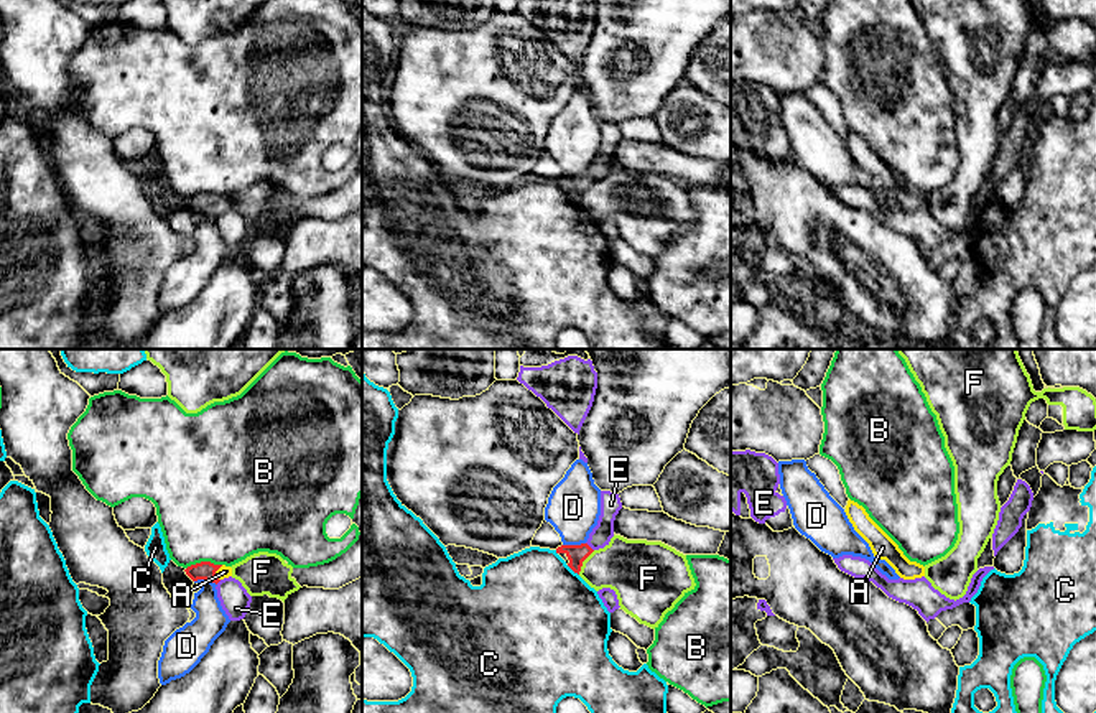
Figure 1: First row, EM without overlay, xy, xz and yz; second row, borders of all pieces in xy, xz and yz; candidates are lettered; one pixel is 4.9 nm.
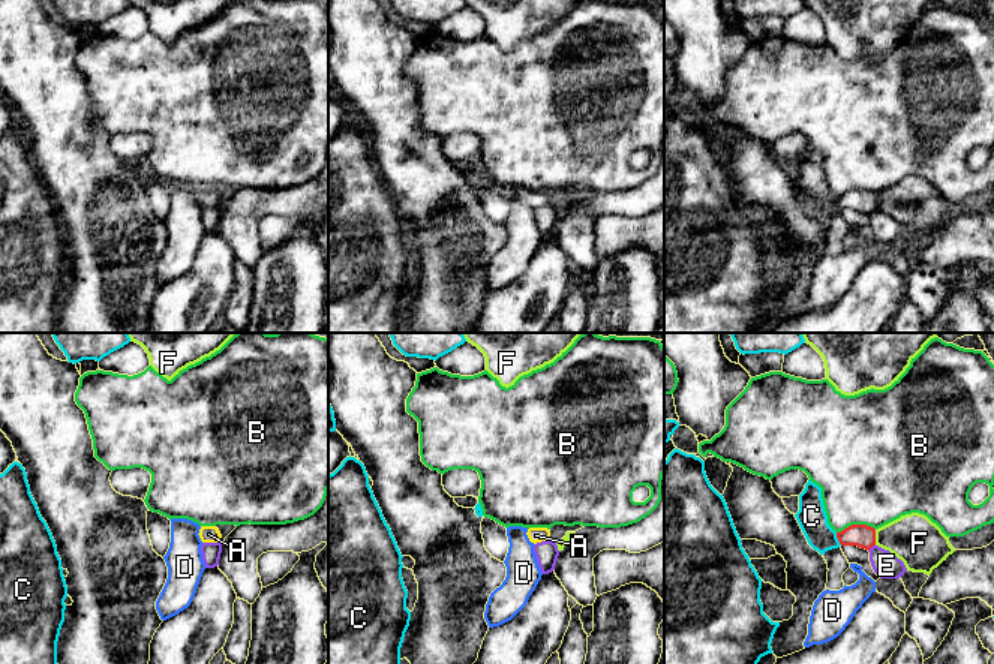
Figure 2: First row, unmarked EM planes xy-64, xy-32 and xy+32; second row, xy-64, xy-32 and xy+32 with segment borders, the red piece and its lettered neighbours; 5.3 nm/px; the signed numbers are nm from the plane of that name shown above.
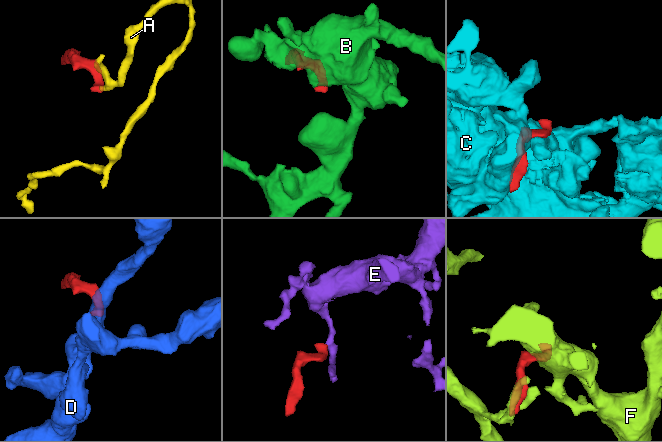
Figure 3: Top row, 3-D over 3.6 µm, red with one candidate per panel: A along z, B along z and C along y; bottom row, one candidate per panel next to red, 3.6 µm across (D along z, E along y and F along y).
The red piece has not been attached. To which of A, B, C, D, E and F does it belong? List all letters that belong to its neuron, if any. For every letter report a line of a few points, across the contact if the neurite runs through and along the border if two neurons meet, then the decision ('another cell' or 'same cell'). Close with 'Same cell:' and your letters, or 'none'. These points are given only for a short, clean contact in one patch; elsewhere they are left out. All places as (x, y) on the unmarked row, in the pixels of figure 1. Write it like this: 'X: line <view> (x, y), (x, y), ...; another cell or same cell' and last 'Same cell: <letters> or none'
A: line xy (204, 201), (214, 205), (224, 203); same cell
B: another cell
C: another cell
D: line xy (195, 211), (211, 211), (216, 216); another cell
E: line xz (586, 173), (593, 181); another cell
F: another cell
Same cell: A

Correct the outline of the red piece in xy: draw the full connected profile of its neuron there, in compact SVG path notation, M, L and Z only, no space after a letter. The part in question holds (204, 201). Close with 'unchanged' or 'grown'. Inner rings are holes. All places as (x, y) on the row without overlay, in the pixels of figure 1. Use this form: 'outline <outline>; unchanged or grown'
outline M201 193L201 194L191 196L184 203L193 212L206 211L206 212L212 212L216 216L221 211L232 207L230 198L214 196L211 193Z; grown

